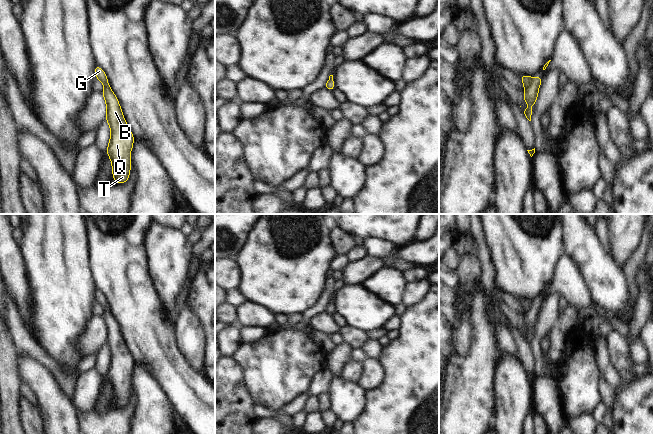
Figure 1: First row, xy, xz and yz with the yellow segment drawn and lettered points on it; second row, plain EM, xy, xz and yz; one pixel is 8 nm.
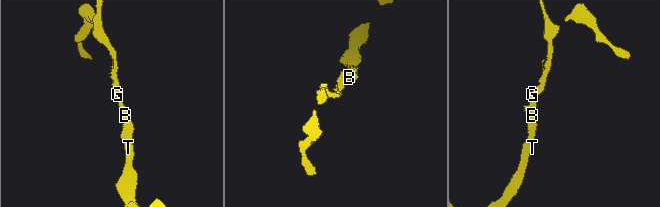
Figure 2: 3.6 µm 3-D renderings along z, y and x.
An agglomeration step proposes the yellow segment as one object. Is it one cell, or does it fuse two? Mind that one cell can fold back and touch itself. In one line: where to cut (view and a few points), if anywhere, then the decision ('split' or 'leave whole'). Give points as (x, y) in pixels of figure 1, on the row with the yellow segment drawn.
no cut | leave whole

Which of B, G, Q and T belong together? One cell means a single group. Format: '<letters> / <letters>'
B G Q T

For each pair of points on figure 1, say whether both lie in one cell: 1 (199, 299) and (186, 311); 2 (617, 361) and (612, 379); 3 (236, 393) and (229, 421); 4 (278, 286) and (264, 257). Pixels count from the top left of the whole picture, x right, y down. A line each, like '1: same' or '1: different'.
1: different
2: different
3: same
4: same

